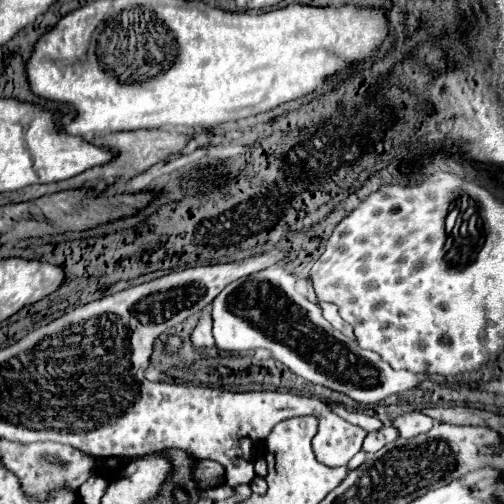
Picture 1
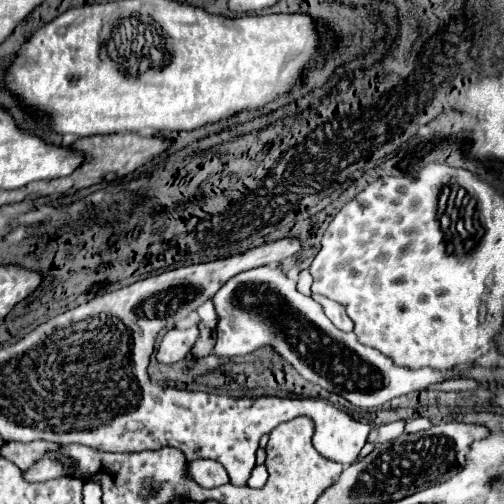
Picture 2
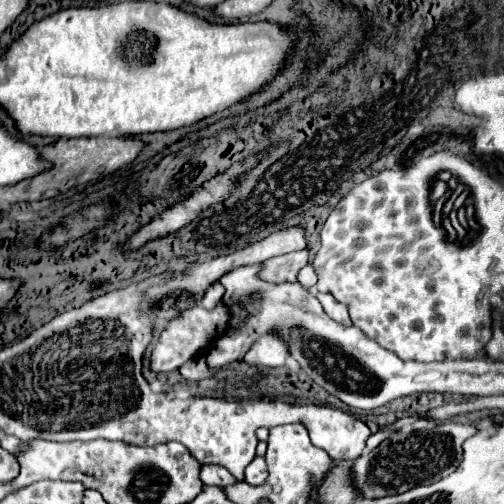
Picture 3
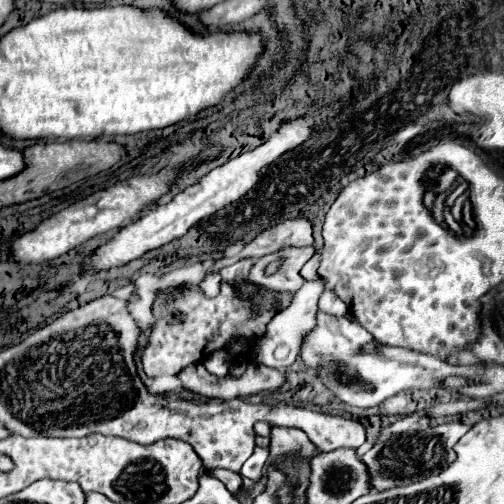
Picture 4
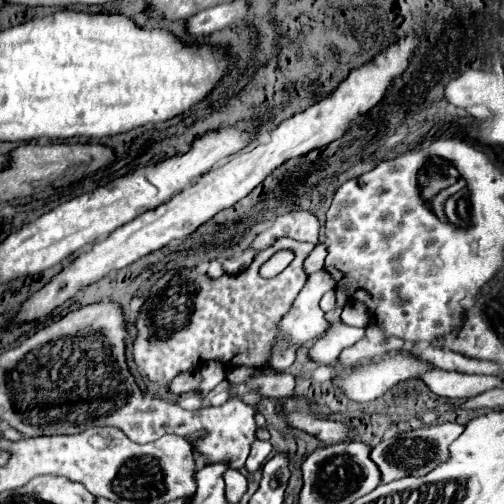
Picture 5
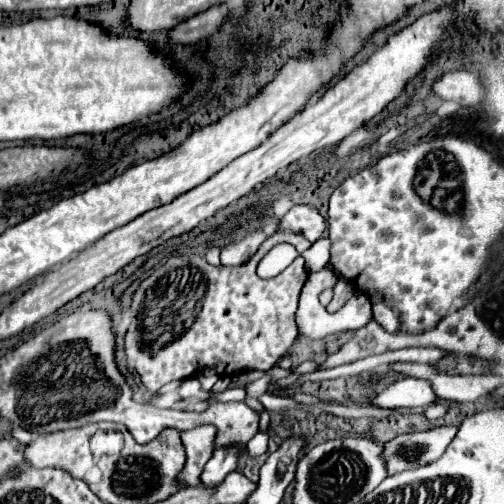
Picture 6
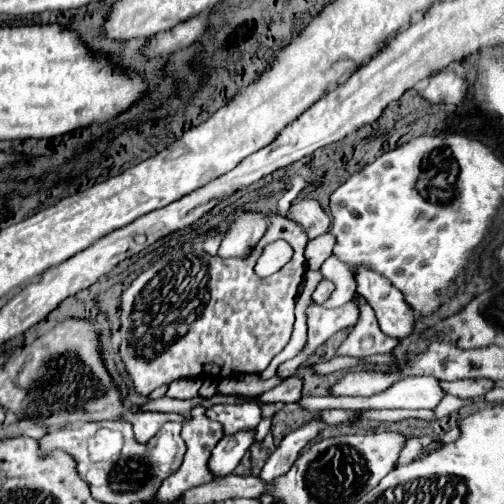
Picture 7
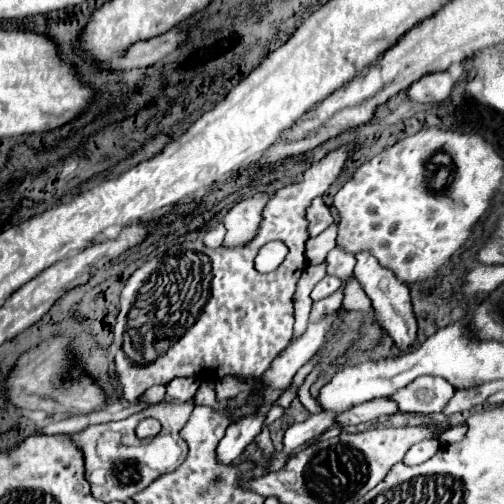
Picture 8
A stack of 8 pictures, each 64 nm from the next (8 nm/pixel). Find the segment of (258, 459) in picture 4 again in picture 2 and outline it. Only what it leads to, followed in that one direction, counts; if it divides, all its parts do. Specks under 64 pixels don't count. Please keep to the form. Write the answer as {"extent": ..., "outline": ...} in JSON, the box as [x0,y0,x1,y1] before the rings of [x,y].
{"extent":[248,464,268,488],"outline":[[[256,464],[254,466],[254,470],[252,470],[252,474],[250,474],[250,478],[248,478],[248,486],[258,486],[258,488],[262,488],[264,484],[266,484],[266,478],[268,478],[268,472],[266,472],[266,466],[264,464]]]}

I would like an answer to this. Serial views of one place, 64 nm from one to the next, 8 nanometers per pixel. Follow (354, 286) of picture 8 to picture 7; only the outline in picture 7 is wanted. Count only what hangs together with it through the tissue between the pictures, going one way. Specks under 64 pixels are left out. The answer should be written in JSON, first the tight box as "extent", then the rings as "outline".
{"extent":[338,292,398,358],"outline":[[[358,292],[352,298],[360,310],[360,318],[354,326],[354,330],[348,334],[348,338],[342,342],[338,348],[338,356],[356,356],[356,358],[366,358],[372,354],[388,354],[398,346],[398,340],[392,340],[386,336],[374,316],[374,310],[370,308],[368,300],[360,296]]]}

